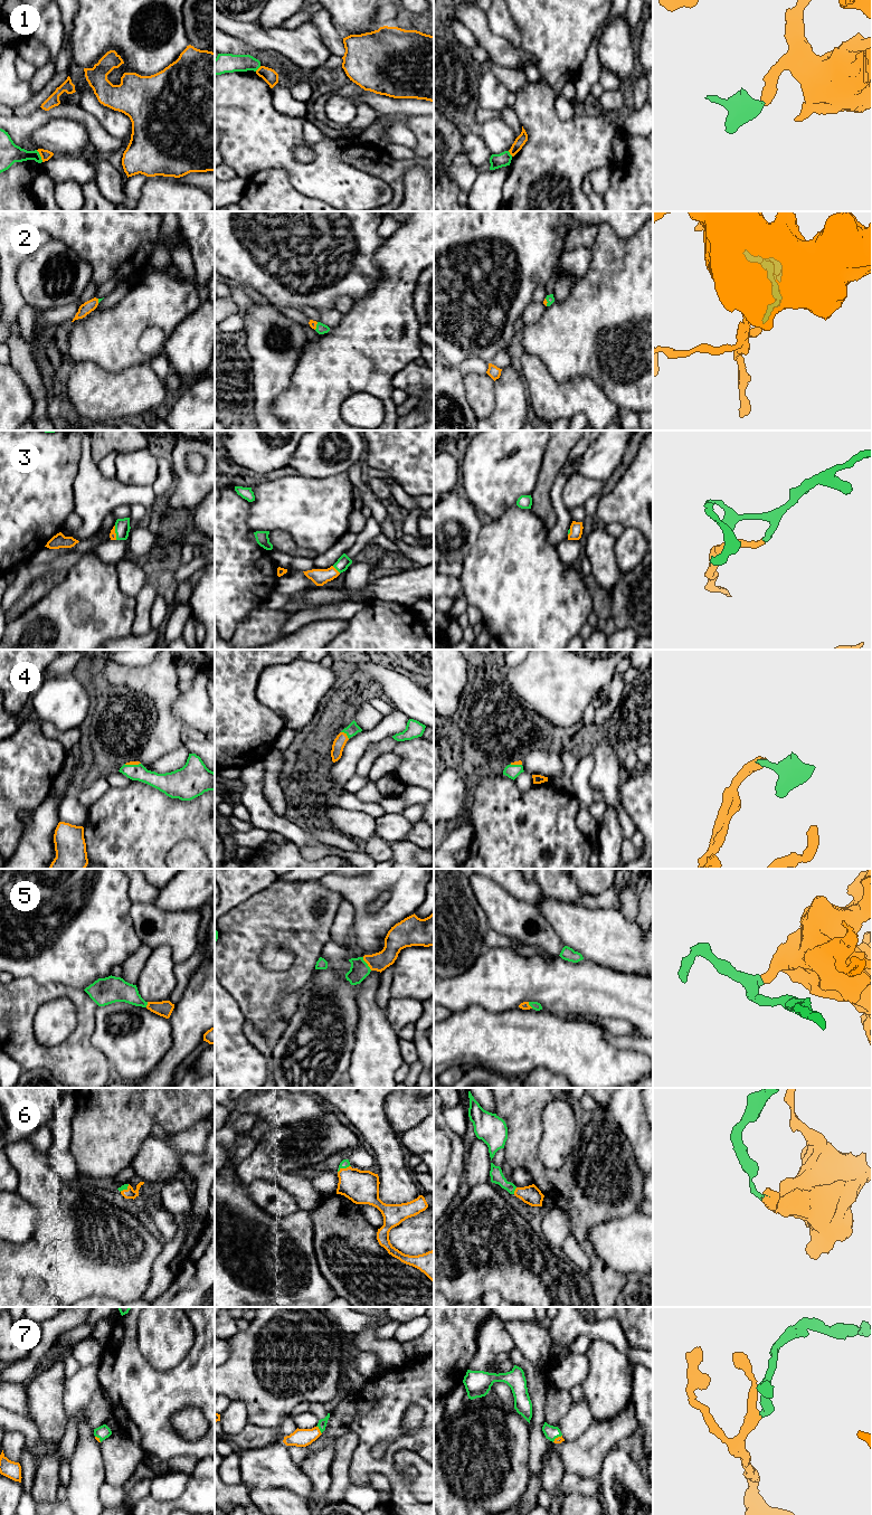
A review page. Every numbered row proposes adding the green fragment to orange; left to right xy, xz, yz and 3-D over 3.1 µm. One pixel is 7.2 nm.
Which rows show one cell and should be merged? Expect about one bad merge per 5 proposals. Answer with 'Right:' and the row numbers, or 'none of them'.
Right: 2, 3, 4, 5, 6, 7

